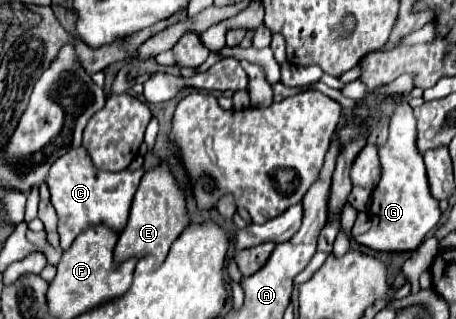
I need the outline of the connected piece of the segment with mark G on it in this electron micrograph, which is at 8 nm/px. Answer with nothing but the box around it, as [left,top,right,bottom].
[356,102,440,252]

